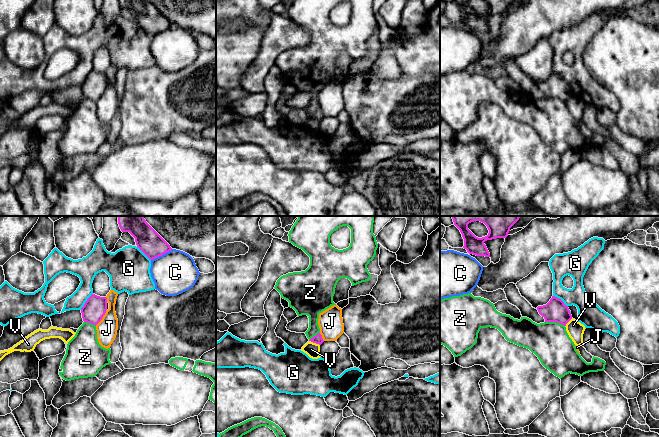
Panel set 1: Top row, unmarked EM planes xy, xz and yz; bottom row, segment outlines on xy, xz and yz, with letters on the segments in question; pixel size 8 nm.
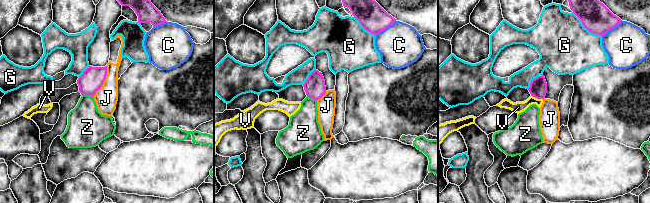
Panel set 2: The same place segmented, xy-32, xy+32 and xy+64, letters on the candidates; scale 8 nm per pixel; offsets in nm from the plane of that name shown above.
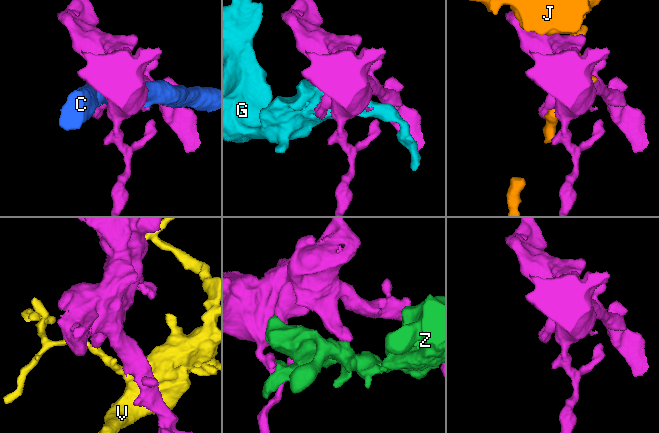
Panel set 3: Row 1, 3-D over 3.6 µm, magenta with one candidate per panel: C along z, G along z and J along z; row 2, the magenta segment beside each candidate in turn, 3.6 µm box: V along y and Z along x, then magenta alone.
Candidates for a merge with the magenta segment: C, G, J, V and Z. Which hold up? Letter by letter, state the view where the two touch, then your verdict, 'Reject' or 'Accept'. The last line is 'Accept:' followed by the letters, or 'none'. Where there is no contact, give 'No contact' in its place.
C: Touches magenta in xy. Reject
G: Touches magenta in xy. Reject
J: Touches magenta in xy. Reject
V: Touches magenta in xz. Reject
Z: Touches magenta in yz. Reject
Accept: none

